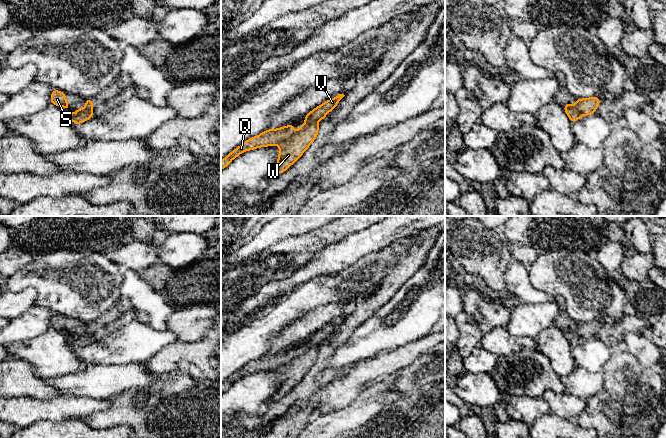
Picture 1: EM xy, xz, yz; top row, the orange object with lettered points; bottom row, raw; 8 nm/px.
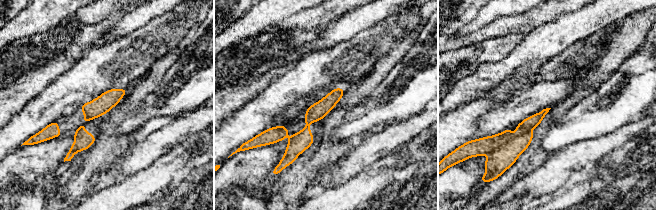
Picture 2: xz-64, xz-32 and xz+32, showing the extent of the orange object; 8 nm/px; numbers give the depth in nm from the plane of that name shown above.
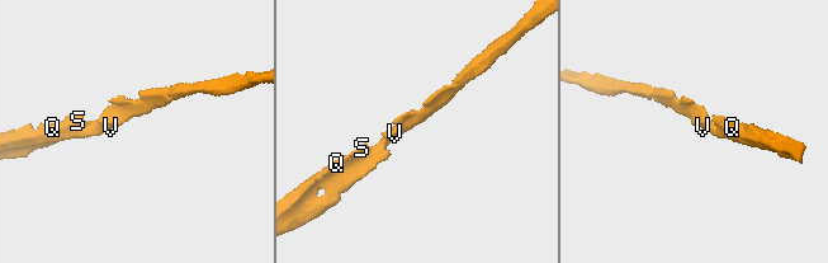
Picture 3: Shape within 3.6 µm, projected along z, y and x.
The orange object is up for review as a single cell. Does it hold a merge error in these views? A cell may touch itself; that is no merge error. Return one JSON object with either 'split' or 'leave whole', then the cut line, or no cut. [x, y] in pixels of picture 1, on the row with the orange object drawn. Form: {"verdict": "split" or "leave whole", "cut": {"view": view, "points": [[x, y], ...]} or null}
{"verdict": "split", "cut": {"view": "xz", "points": [[315, 122], [300, 131]]}}

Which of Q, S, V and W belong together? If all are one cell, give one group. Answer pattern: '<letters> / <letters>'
Q S V / W

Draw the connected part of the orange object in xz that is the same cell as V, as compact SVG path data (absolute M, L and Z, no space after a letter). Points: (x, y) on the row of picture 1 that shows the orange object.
M339 94L335 98L331 98L324 103L322 103L320 106L314 108L311 112L309 112L305 117L304 120L306 123L302 126L299 126L299 130L303 130L309 125L316 123L318 121L321 121L324 119L324 117L333 110L336 105L339 103L339 101L344 97L344 94Z

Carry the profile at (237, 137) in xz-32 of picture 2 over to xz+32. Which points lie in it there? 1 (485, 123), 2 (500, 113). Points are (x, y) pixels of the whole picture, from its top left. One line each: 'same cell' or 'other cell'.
1: other cell
2: other cell

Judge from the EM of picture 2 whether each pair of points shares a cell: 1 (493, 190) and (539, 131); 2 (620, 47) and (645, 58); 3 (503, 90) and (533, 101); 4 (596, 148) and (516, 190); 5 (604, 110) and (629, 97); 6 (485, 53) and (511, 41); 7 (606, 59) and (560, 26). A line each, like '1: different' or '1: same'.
1: same
2: different
3: different
4: same
5: same
6: same
7: different

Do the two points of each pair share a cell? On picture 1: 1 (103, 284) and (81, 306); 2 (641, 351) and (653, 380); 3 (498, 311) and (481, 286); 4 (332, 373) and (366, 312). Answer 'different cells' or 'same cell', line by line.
1: same cell
2: different cells
3: different cells
4: same cell

